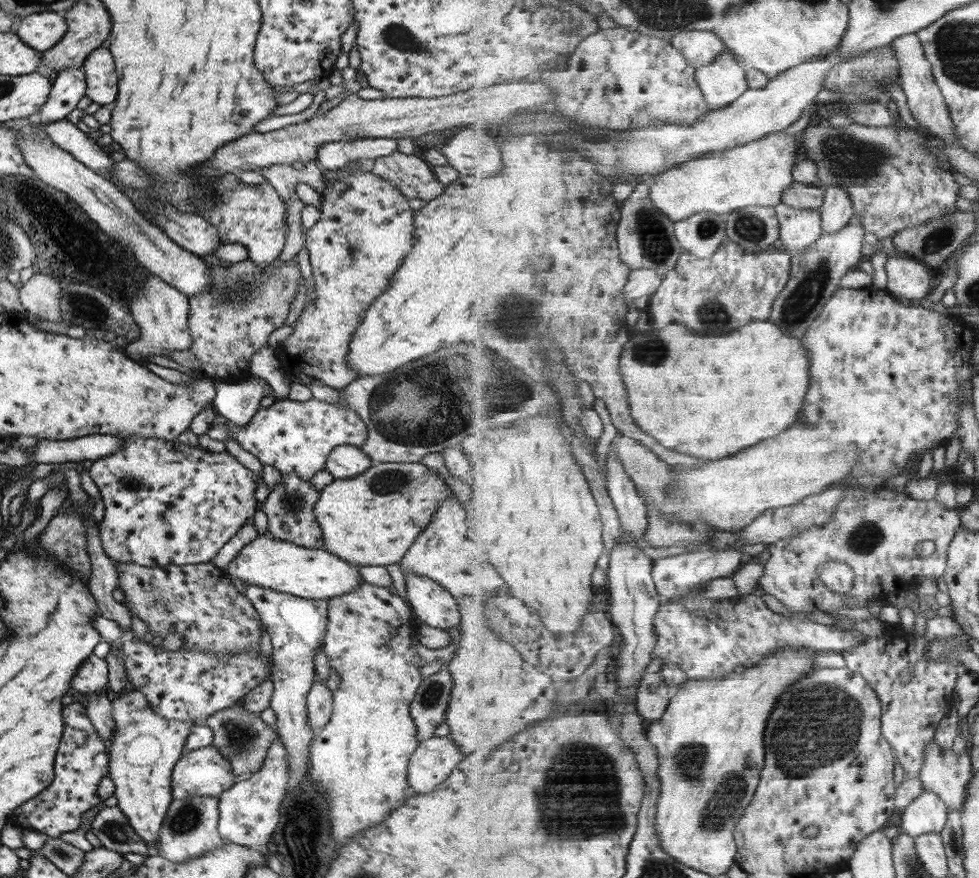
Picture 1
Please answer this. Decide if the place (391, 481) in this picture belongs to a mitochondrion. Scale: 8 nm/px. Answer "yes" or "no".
yes

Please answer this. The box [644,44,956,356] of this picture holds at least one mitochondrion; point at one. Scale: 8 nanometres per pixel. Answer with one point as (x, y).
(859, 163)

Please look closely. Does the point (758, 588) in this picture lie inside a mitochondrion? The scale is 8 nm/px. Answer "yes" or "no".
no

